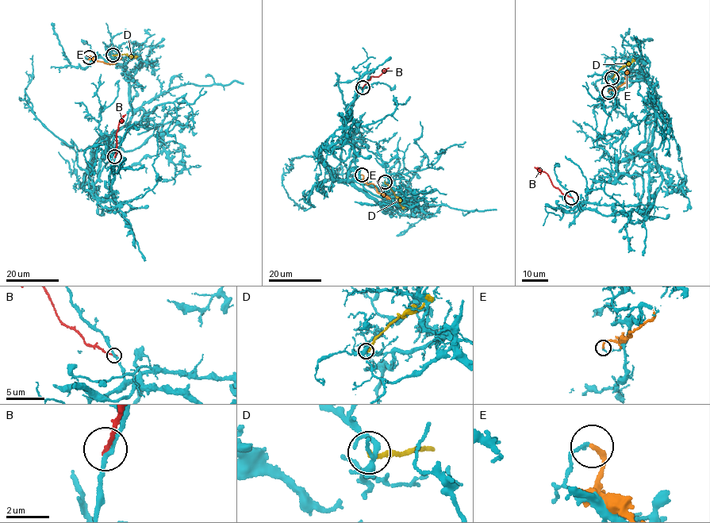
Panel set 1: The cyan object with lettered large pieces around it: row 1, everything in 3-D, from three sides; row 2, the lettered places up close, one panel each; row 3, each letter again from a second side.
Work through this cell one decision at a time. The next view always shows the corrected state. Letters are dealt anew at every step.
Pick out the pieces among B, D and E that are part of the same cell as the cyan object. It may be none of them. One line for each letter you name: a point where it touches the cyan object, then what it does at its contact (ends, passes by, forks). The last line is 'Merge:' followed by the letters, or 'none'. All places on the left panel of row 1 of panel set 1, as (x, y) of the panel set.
Merge: none

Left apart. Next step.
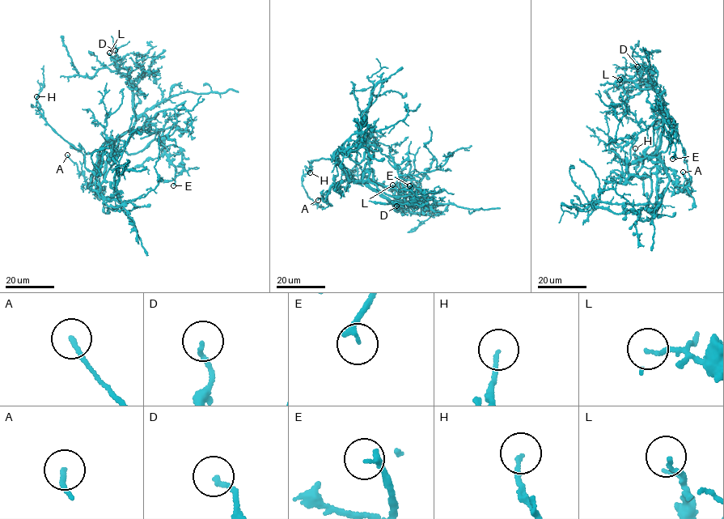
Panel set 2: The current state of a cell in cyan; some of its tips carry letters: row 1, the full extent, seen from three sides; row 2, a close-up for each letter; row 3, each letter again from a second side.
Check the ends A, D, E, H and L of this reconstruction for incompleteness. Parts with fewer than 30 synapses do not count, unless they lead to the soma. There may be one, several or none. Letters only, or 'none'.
D, E

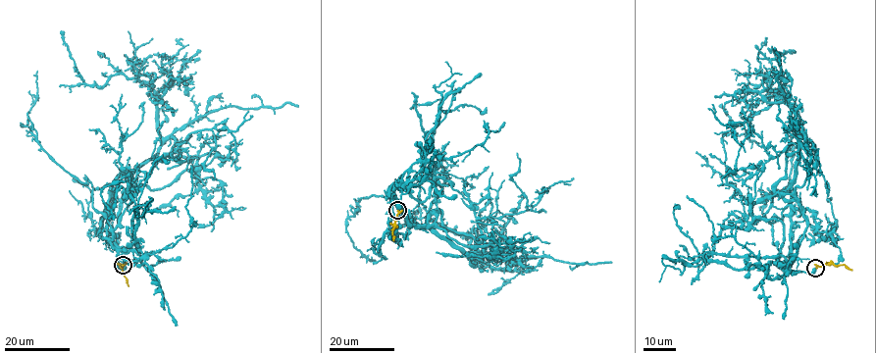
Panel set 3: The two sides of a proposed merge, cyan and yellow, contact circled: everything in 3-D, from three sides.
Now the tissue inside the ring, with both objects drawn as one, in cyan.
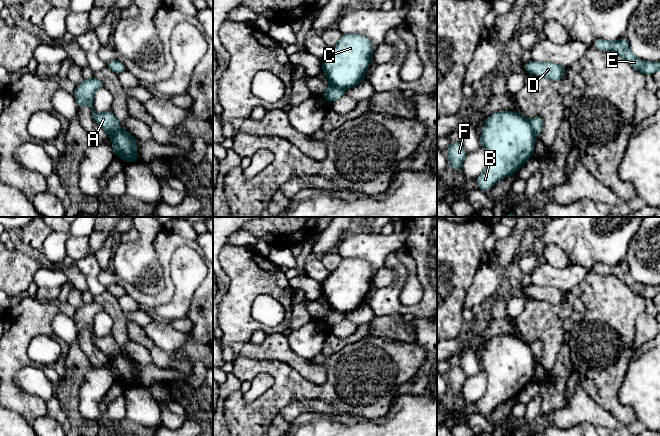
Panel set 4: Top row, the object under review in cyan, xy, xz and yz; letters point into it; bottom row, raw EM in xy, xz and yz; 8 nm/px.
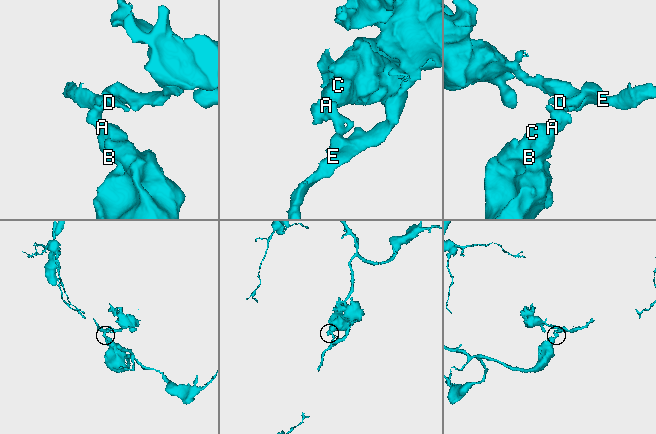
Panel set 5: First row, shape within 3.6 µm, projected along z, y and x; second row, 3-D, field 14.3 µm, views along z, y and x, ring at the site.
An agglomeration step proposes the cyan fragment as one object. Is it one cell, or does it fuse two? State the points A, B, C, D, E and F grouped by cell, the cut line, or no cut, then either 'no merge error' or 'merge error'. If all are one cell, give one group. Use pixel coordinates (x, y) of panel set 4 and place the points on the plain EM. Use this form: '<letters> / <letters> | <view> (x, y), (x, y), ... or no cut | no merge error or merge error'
A D E / B C F | yz (528, 344), (532, 355), (536, 359) | merge error

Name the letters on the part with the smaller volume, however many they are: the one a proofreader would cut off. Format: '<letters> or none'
A, D, E

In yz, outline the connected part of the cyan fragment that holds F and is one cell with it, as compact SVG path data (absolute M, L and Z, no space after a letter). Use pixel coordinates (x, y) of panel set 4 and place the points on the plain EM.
M454 365L447 373L450 391L457 396L462 397L462 388L465 381L468 379L460 365Z

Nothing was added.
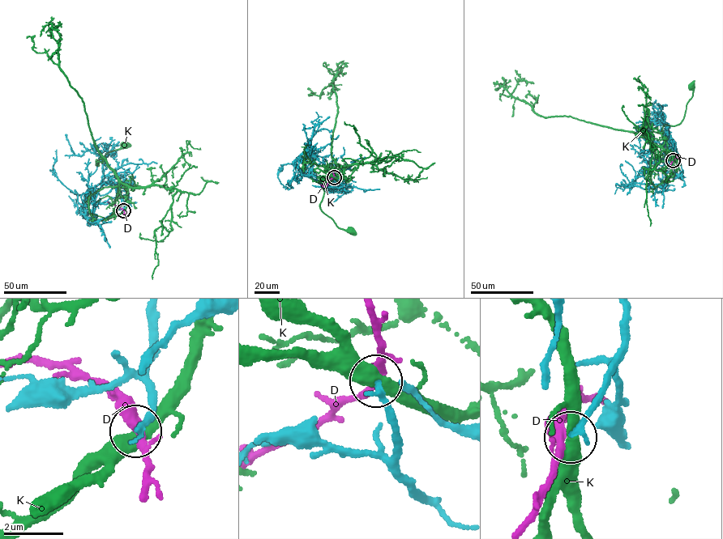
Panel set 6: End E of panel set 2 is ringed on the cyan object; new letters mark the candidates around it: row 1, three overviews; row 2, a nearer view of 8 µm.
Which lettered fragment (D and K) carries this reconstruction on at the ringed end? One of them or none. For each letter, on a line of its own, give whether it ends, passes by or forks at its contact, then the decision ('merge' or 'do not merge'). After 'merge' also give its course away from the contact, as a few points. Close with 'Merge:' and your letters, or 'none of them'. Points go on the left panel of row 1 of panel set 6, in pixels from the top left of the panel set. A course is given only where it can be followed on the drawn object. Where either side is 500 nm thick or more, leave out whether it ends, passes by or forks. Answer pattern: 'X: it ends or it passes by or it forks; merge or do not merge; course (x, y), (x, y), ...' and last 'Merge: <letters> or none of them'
D: it passes by; do not merge
K: it passes by; do not merge
Merge: none of them

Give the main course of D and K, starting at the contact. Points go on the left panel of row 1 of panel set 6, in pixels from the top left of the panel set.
D: (123, 210), (107, 201)
K: (124, 210), (126, 185), (102, 156), (103, 163), (96, 160), (99, 166), (104, 154), (126, 146)

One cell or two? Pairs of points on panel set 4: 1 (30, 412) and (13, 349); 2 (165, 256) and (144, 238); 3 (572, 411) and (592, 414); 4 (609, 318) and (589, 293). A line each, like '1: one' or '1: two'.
1: one
2: two
3: one
4: one

